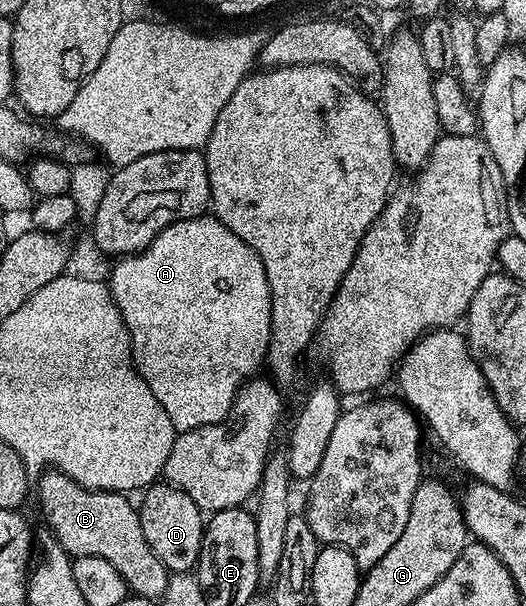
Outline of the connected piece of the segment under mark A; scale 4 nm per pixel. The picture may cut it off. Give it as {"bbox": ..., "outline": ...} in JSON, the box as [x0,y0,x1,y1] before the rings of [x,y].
{"bbox":[107,215,271,431],"outline":[[[212,215],[192,217],[186,221],[173,221],[162,231],[148,247],[139,253],[120,258],[116,262],[113,274],[107,277],[109,290],[113,293],[115,303],[125,320],[129,338],[133,344],[133,364],[137,366],[137,374],[151,387],[151,395],[159,399],[163,411],[167,411],[167,419],[178,431],[198,429],[208,425],[220,425],[233,407],[233,400],[241,386],[254,376],[257,368],[266,364],[271,339],[271,291],[267,283],[267,271],[263,271],[263,263],[259,255],[250,245],[243,243],[239,235],[235,235],[221,221]]]}

